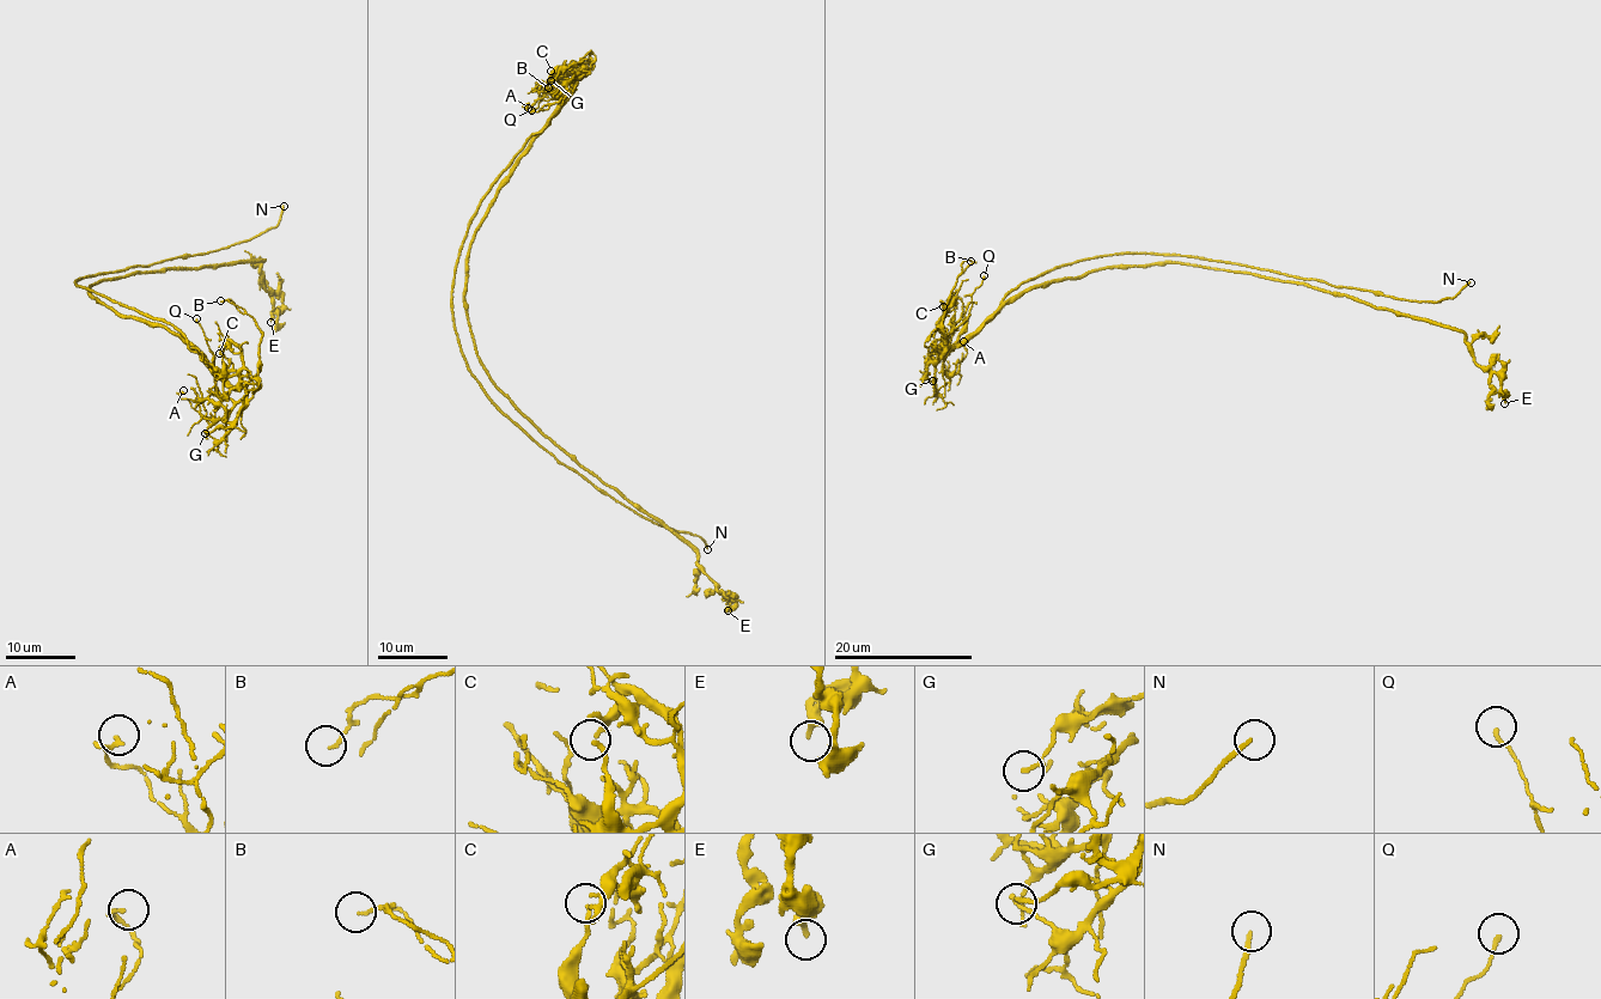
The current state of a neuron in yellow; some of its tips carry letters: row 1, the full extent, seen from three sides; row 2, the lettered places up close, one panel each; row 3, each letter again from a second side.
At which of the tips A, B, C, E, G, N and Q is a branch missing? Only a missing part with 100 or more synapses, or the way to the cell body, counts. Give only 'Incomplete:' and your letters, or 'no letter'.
Incomplete: N

